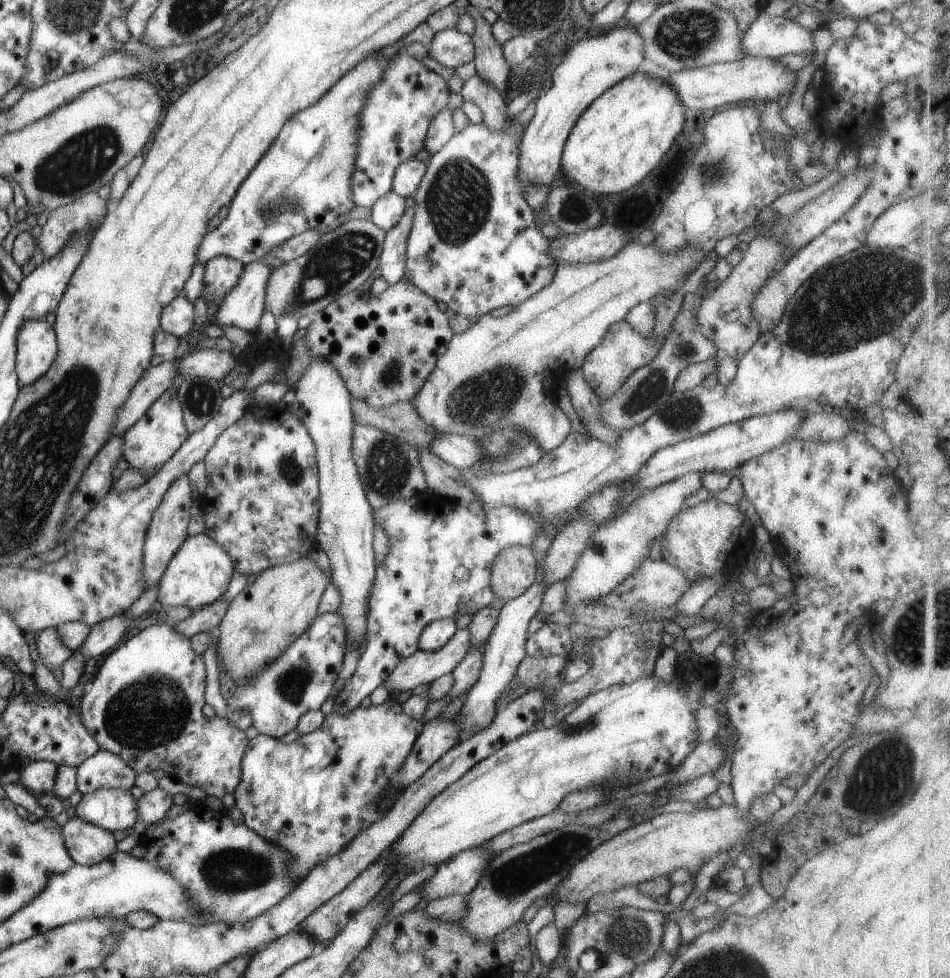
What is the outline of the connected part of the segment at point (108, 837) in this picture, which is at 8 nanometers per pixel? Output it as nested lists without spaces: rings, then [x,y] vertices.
[[[71,816],[60,831],[65,852],[74,864],[89,867],[115,851],[112,832],[87,824],[77,816]]]

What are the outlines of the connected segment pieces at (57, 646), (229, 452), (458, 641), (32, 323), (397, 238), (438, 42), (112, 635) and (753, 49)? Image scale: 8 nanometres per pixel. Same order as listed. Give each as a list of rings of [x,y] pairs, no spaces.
[[[55,627],[41,630],[35,635],[35,640],[39,655],[38,662],[41,662],[51,673],[55,668],[63,665],[65,660],[72,655],[72,652],[59,642],[59,636],[55,632]]]
[[[254,403],[236,422],[231,426],[227,426],[213,442],[213,446],[204,457],[205,476],[207,477],[207,486],[203,495],[199,497],[199,504],[203,512],[203,533],[211,538],[215,544],[221,546],[229,560],[234,572],[239,572],[243,576],[250,579],[257,576],[263,570],[273,567],[277,564],[288,564],[294,562],[297,558],[307,557],[310,551],[316,548],[316,528],[318,524],[319,500],[318,500],[318,478],[317,468],[315,466],[315,448],[305,426],[299,422],[293,414],[289,414],[285,408],[277,408],[277,406],[262,407],[258,403]]]
[[[466,627],[457,630],[439,650],[417,650],[403,658],[403,661],[397,662],[382,684],[389,695],[398,695],[399,692],[408,690],[419,691],[425,683],[431,684],[442,675],[451,673],[468,652],[467,646],[469,630]]]
[[[27,320],[19,330],[15,367],[18,384],[25,385],[37,381],[49,370],[57,356],[57,340],[52,326],[46,320]]]
[[[412,196],[406,200],[405,212],[399,218],[399,222],[387,230],[383,240],[378,270],[387,285],[397,283],[404,276],[405,242],[411,227],[411,216],[413,216]]]
[[[445,29],[431,38],[427,56],[445,67],[455,68],[473,60],[475,46],[467,34]]]
[[[124,611],[89,627],[85,640],[76,649],[82,656],[83,662],[105,656],[117,645],[119,638],[123,636],[123,632],[130,624],[130,620],[125,614]]]
[[[761,12],[739,38],[743,56],[780,58],[787,54],[816,54],[812,34],[782,17]]]

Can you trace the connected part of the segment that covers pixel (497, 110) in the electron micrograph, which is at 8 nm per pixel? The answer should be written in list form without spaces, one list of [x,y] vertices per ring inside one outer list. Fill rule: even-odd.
[[[477,74],[463,82],[459,94],[463,101],[473,102],[481,110],[482,124],[489,130],[501,132],[512,122],[505,112],[507,97],[485,80],[478,78]]]

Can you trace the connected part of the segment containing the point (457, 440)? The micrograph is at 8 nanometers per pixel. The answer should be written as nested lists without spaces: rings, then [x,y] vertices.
[[[439,433],[427,450],[458,470],[469,469],[471,464],[481,462],[481,448],[477,440],[467,436]]]

